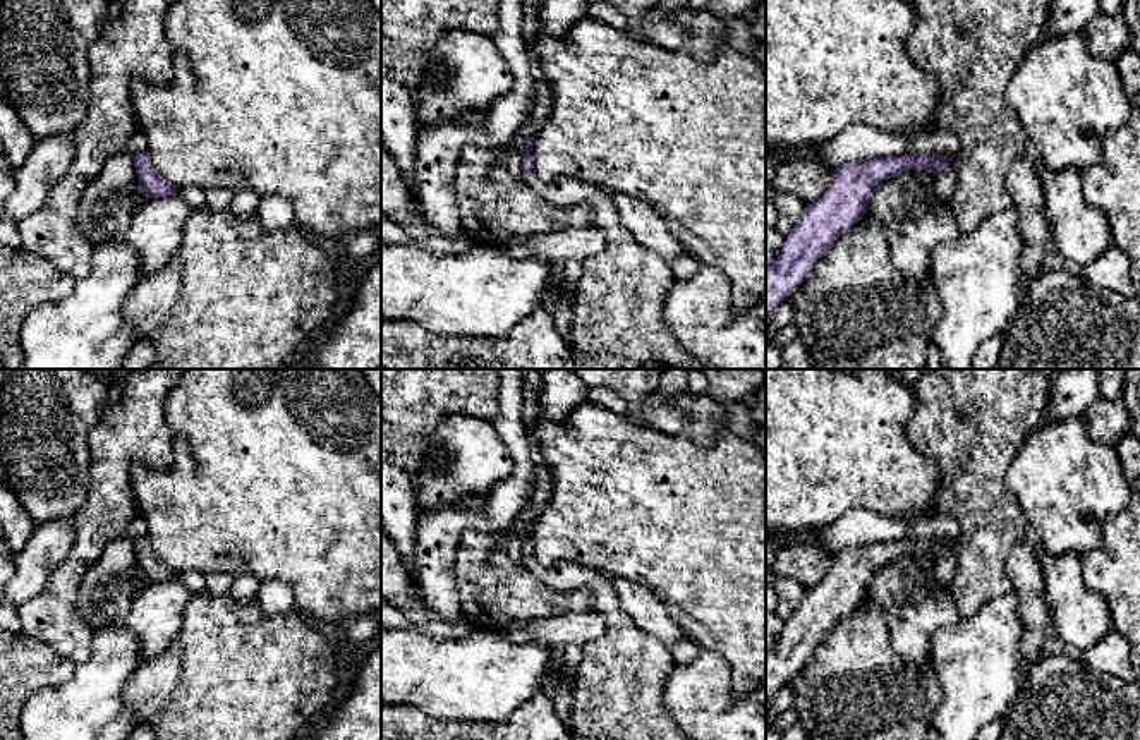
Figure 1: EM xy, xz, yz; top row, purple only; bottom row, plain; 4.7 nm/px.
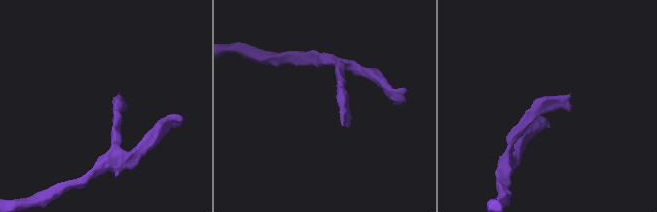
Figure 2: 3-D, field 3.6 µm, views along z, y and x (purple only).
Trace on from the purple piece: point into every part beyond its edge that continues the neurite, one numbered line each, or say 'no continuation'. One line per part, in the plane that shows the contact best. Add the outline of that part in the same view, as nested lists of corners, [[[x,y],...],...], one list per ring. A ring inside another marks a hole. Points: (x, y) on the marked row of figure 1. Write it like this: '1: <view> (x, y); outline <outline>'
1: xz (617, 323); outline [[[534,168],[525,182],[558,208],[589,204],[592,227],[606,234],[603,252],[582,263],[582,275],[573,290],[573,314],[565,342],[573,350],[575,369],[647,369],[649,366],[714,369],[685,352],[666,328],[663,300],[675,280],[673,271],[666,261],[639,246],[630,232],[620,225],[609,192],[570,175],[560,175],[546,182],[537,177]]]

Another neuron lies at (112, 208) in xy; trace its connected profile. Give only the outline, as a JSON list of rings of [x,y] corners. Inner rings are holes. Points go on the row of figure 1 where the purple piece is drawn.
[[[108,156],[79,197],[77,230],[93,246],[129,244],[141,254],[142,275],[160,271],[180,246],[191,208],[179,196],[151,197],[137,179],[134,158]]]

